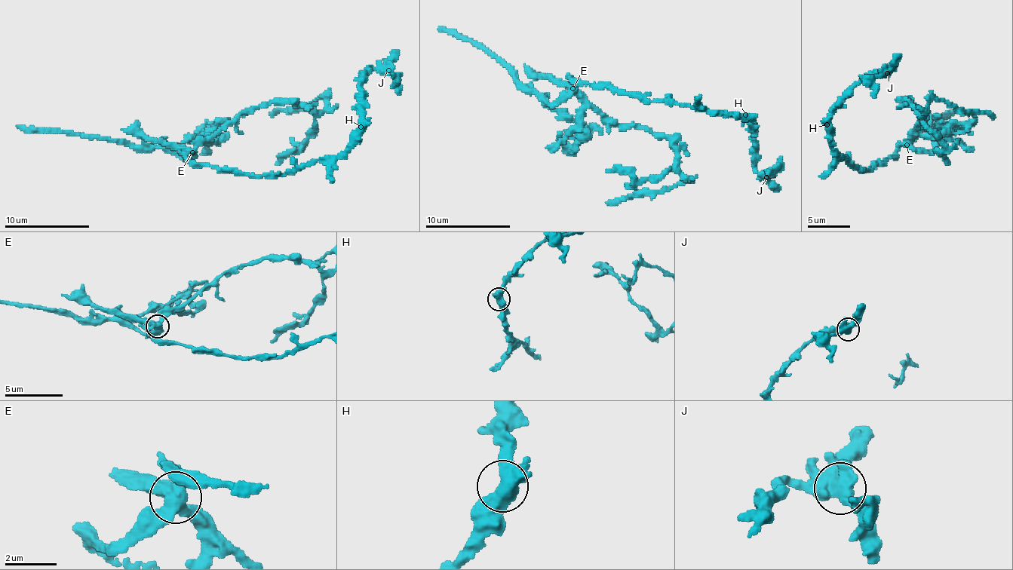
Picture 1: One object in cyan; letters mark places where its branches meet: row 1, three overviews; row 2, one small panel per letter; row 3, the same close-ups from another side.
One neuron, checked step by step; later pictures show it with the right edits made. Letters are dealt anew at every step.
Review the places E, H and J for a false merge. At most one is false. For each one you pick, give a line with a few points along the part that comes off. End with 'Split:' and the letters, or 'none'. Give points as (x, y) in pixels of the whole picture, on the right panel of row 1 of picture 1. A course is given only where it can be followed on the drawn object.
E: (907, 144), (927, 152), (934, 150), (934, 140), (943, 139), (937, 126), (941, 119), (953, 114), (952, 110)
Split: E

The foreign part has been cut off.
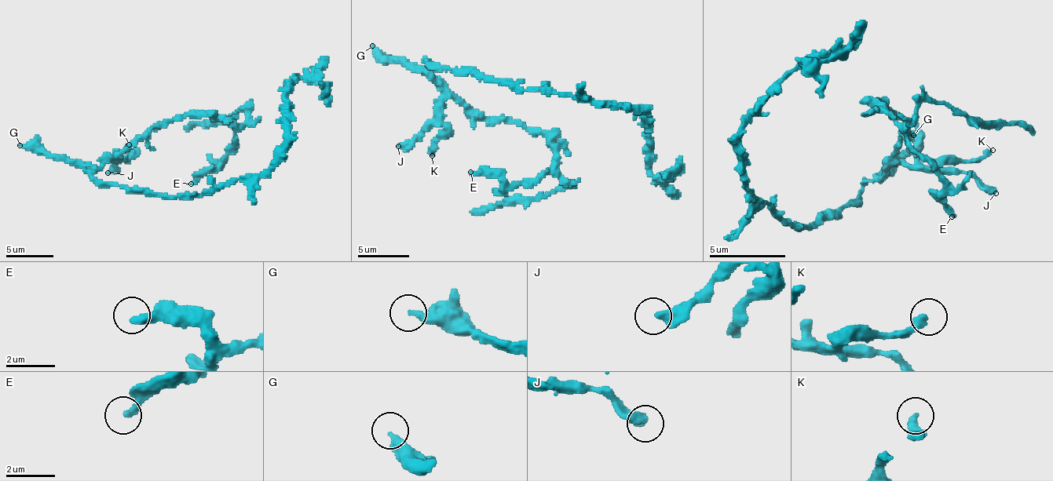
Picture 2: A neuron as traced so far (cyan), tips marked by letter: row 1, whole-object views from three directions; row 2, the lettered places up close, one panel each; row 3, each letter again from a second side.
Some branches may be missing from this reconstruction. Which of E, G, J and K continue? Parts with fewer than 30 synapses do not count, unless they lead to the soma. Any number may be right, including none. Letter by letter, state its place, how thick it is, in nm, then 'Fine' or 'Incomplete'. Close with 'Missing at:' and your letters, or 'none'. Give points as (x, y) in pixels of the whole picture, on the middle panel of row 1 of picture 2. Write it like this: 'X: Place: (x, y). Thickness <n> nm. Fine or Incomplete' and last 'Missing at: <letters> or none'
E: Place: (470, 172). Thickness 320 nm. Fine
G: Place: (372, 45). Thickness 300 nm. Incomplete
J: Place: (398, 146). Thickness 400 nm. Fine
K: Place: (432, 155). Thickness 320 nm. Fine
Missing at: G

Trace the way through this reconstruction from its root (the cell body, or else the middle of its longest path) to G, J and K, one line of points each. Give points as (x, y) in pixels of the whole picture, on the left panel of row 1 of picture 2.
G: (130, 191), (118, 185), (103, 184), (92, 175), (94, 168), (76, 167), (60, 157), (33, 152), (20, 145)
J: (130, 191), (118, 185), (103, 184), (92, 175), (111, 158), (121, 156), (117, 158), (113, 169), (107, 173)
K: (130, 191), (118, 185), (103, 184), (92, 175), (111, 158), (126, 158), (133, 153), (130, 152), (129, 144)

